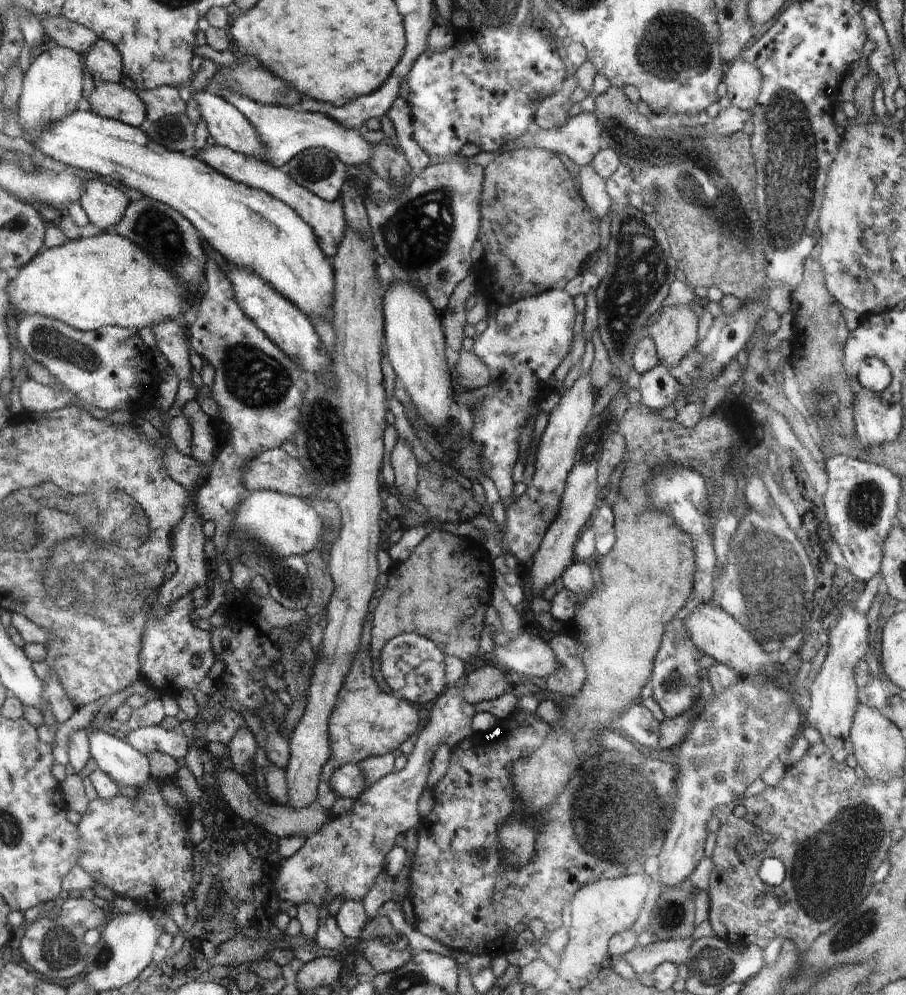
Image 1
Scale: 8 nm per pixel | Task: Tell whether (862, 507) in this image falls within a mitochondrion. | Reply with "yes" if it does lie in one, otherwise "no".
yes

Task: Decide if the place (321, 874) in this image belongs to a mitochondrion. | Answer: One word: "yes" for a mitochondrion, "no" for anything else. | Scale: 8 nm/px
yes

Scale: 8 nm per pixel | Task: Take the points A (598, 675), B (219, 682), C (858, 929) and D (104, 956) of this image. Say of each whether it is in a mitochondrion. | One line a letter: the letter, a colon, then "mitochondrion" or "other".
A: other
B: other
C: mitochondrion
D: mitochondrion

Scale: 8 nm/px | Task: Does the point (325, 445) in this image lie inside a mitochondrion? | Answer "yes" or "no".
yes

